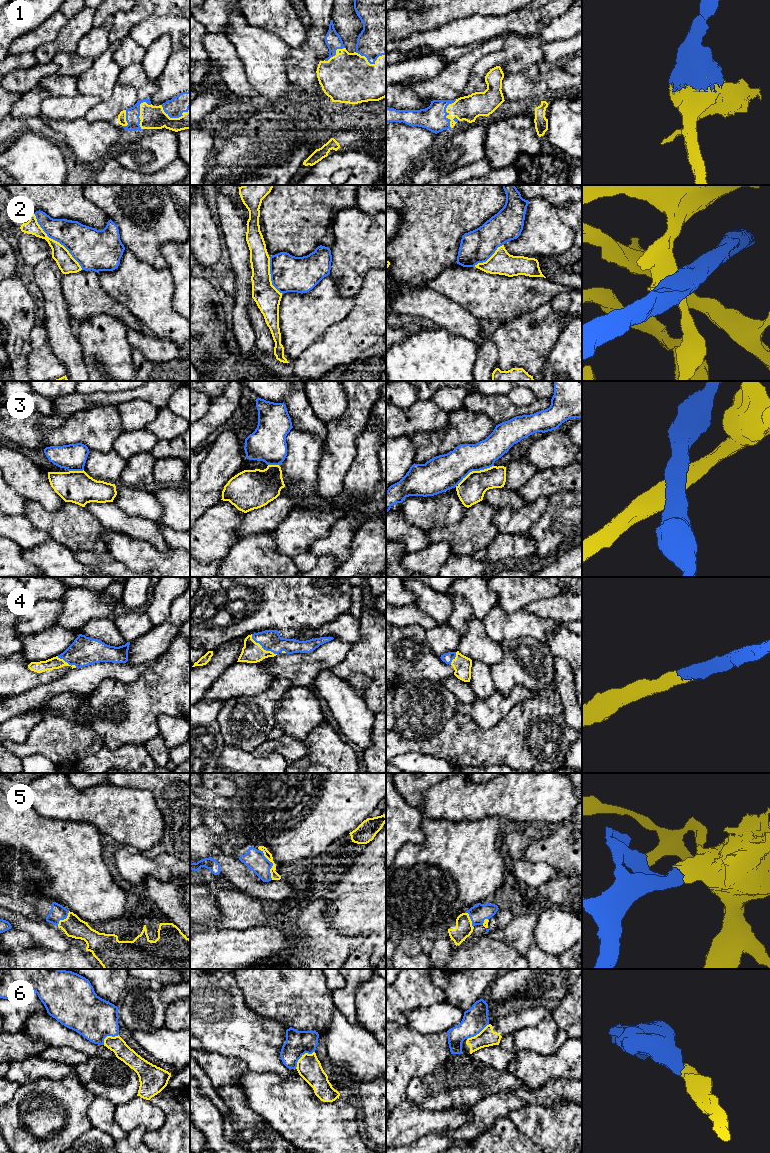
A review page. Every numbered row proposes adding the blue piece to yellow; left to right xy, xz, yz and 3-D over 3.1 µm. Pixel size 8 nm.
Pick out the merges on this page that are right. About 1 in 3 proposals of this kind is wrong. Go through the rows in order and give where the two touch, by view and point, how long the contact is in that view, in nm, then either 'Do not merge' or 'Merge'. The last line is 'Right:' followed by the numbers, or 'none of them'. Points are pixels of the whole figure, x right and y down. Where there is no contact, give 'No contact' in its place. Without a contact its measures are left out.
1: Touches yellow at yz (446, 111). Shared border 240 nm. Merge
2: Touches yellow at xy (56, 241). Shared border 600 nm. Do not merge
3: Touches yellow at yz (474, 471). Shared border 360 nm. Do not merge
4: Touches yellow at xz (261, 647). Shared border 260 nm. Merge
5: Touches yellow at xz (273, 864). Shared border 260 nm. Merge
6: Touches yellow at xz (302, 1056). Shared border 220 nm. Do not merge
Right: 1, 4, 5

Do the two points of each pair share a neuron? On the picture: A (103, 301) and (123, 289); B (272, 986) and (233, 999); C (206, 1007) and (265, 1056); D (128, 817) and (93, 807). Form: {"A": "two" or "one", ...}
{"A": "two", "B": "two", "C": "one", "D": "one"}

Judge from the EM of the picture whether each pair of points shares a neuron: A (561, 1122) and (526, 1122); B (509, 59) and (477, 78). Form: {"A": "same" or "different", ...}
{"A": "same", "B": "same"}

